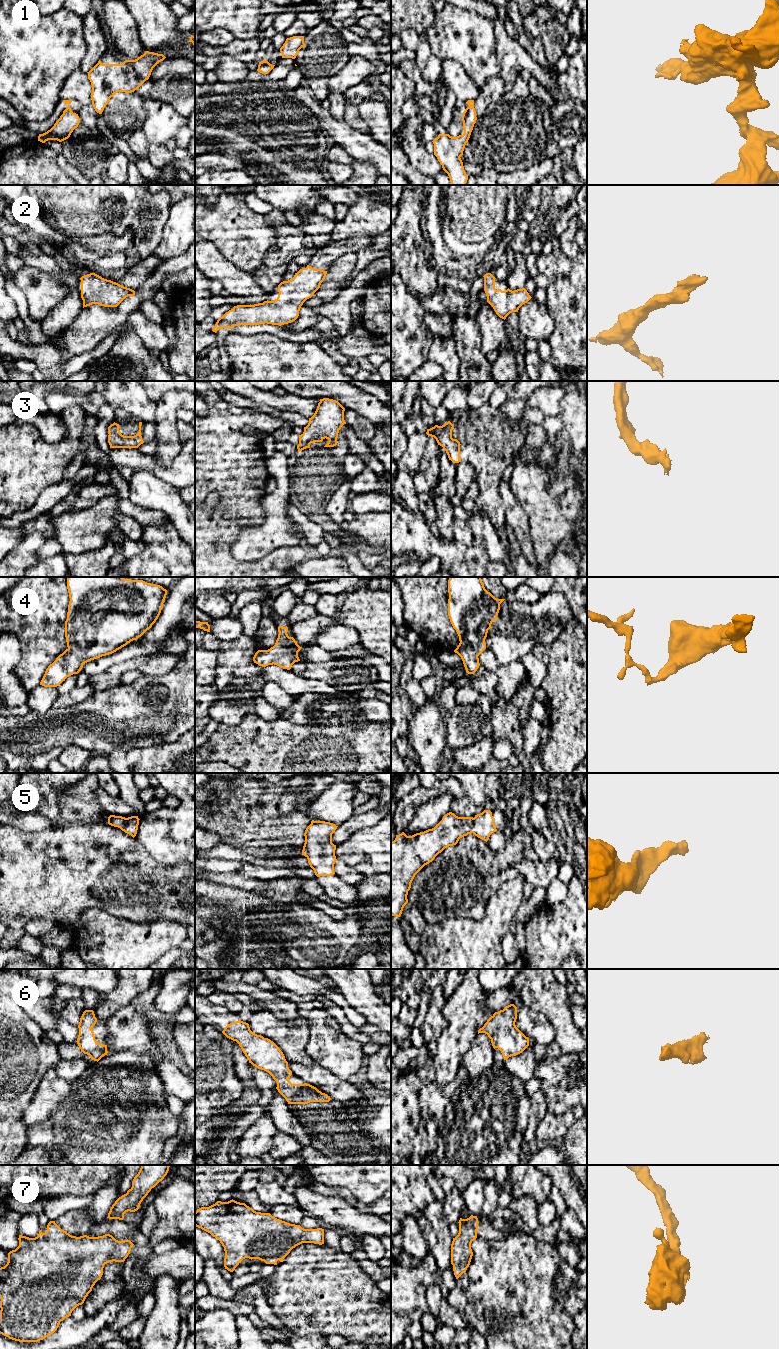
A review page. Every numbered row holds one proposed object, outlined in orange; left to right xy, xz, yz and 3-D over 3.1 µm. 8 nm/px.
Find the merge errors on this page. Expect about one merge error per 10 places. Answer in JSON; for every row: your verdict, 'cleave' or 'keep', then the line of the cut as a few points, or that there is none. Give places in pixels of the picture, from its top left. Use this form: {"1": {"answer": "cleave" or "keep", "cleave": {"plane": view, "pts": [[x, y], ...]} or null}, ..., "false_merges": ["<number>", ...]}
{"1": {"answer": "keep", "cleave": null}, "2": {"answer": "keep", "cleave": null}, "3": {"answer": "keep", "cleave": null}, "4": {"answer": "keep", "cleave": null}, "5": {"answer": "keep", "cleave": null}, "6": {"answer": "keep", "cleave": null}, "7": {"answer": "keep", "cleave": null}, "false_merges": []}

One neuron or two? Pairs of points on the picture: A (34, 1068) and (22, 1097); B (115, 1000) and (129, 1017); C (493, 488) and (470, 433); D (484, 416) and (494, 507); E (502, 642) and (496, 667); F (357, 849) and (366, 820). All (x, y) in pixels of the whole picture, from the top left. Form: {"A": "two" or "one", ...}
{"A": "one", "B": "two", "C": "one", "D": "one", "E": "two", "F": "two"}

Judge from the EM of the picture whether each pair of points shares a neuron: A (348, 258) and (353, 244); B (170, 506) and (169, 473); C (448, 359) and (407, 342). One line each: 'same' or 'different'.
A: different
B: different
C: different

